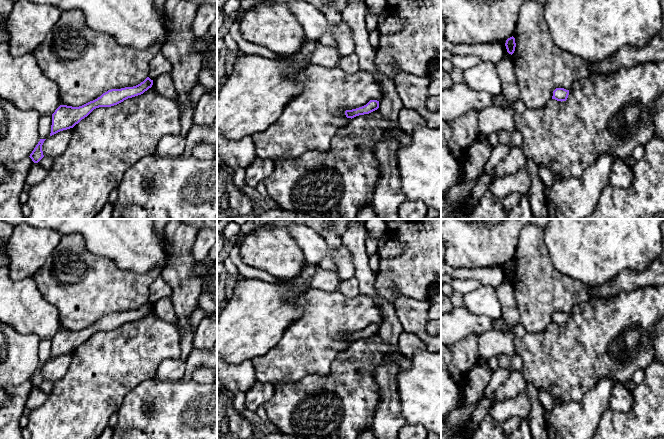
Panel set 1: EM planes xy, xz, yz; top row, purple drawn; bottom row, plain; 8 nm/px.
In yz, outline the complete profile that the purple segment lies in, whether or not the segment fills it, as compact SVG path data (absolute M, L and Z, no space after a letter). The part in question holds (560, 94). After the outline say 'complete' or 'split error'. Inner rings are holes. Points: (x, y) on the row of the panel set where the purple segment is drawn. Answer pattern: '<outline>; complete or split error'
M556 88L553 91L552 99L555 99L557 101L566 101L569 95L569 90L566 90L564 88Z; complete

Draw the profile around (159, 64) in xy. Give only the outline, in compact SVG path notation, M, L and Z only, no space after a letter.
M160 52L154 55L149 62L148 77L151 80L156 79L159 75L170 73L172 65L168 59Z

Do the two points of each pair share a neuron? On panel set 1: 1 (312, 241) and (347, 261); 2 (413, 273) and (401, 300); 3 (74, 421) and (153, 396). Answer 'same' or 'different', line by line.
1: same
2: different
3: different

